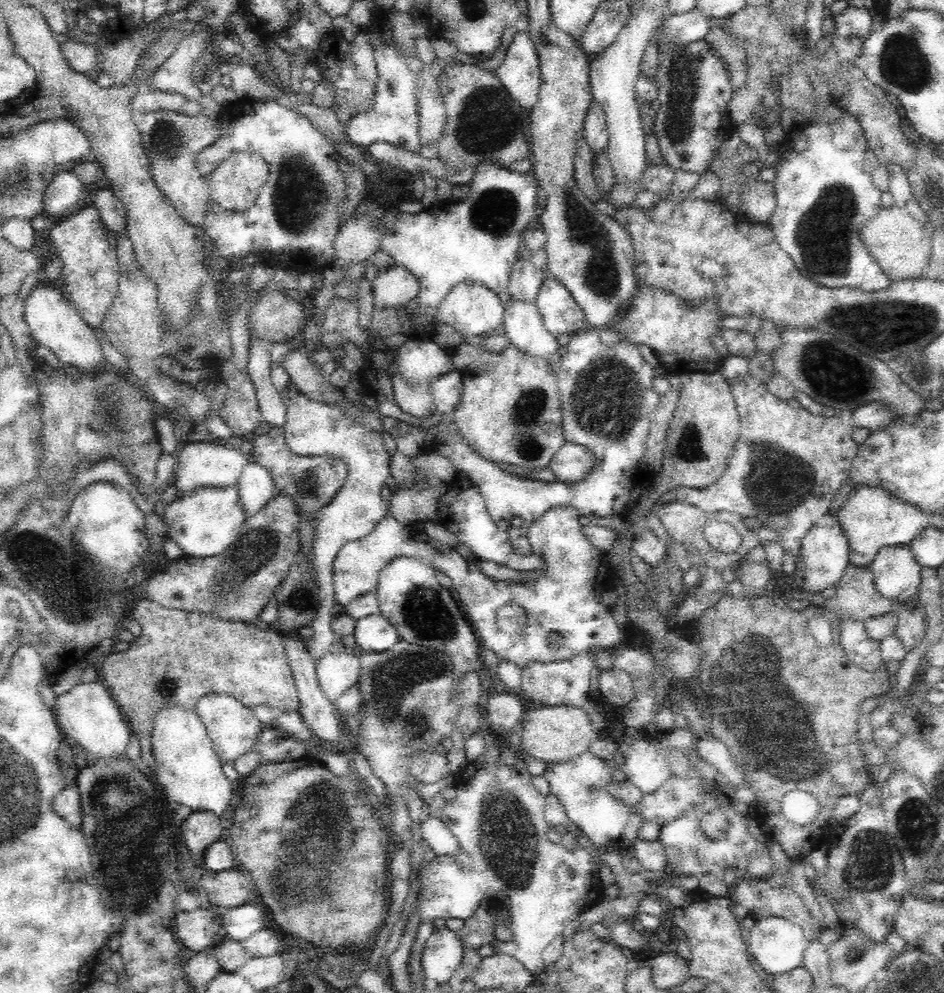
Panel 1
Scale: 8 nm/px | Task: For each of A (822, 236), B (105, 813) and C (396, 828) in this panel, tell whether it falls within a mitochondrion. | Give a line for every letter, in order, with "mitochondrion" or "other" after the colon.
A: mitochondrion
B: other
C: other

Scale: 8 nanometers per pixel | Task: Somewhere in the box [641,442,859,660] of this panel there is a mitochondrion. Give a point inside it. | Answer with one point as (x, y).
(786, 481)

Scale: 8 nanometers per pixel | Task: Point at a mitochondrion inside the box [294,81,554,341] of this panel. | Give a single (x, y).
(479, 110)

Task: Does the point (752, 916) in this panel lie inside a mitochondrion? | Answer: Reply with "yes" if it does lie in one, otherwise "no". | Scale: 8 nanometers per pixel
no

